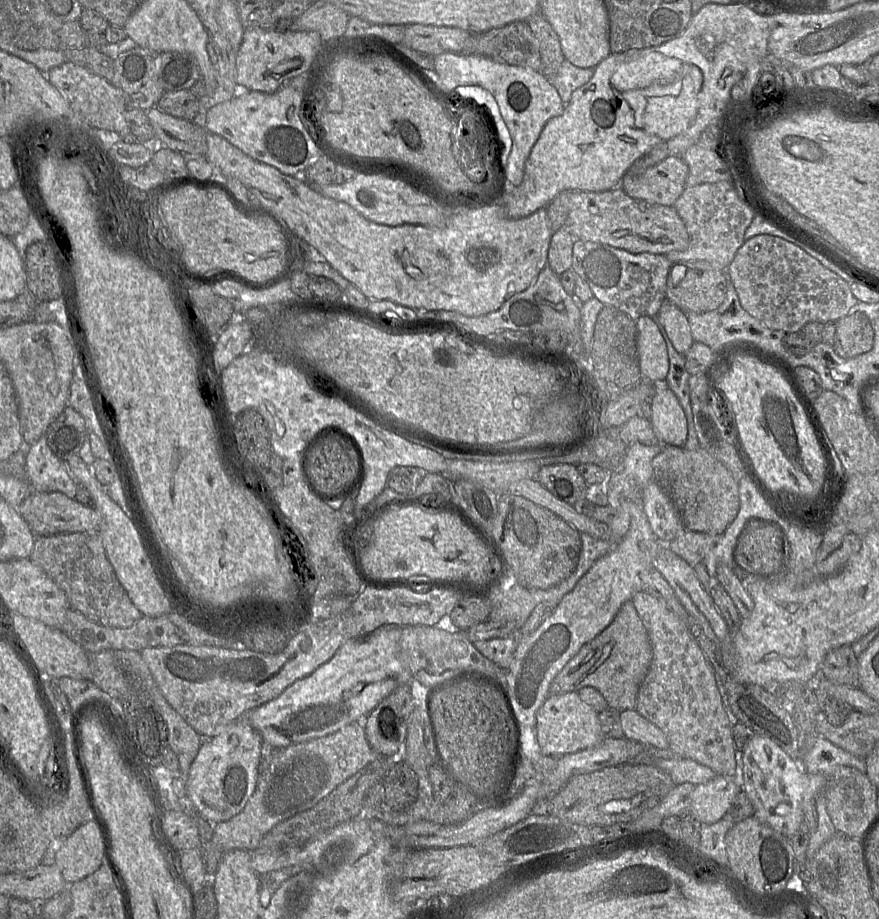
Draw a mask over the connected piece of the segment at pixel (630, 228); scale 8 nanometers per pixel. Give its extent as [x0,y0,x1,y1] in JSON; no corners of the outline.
[564,186,689,255]

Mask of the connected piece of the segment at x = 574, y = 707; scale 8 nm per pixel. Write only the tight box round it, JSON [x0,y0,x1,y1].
[536,692,605,757]

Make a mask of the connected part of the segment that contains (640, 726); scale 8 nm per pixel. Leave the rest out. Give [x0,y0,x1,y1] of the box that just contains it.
[620,710,669,749]

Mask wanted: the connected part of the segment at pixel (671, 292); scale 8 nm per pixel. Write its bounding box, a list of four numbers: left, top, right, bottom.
[666,260,727,313]

